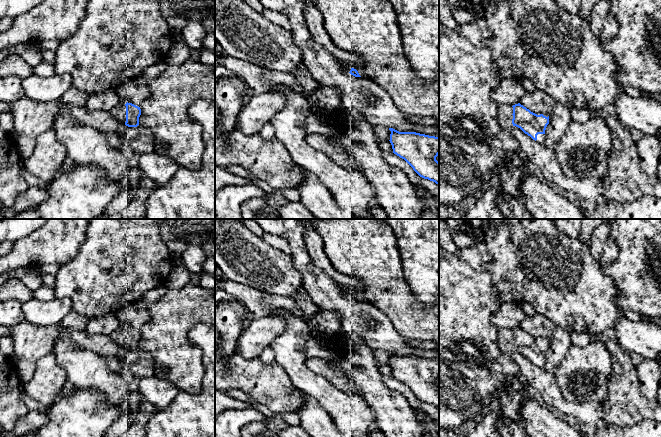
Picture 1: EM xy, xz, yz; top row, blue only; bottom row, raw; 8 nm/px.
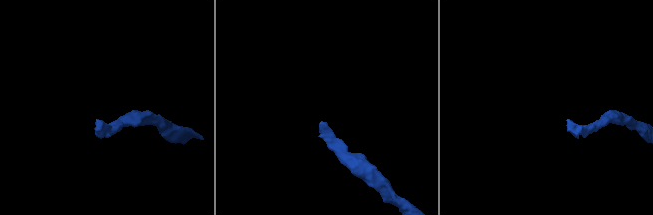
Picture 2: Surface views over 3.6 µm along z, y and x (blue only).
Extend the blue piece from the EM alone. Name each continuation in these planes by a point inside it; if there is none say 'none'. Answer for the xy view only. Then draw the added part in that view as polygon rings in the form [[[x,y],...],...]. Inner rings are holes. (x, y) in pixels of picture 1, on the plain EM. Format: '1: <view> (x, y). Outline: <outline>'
1: xy (118, 337). Outline: [[[120,328],[110,335],[112,341],[120,347],[125,348],[126,346],[126,330],[125,328]]]

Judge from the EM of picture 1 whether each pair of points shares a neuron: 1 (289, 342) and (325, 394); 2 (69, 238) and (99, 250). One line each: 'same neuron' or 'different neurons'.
1: same neuron
2: different neurons

